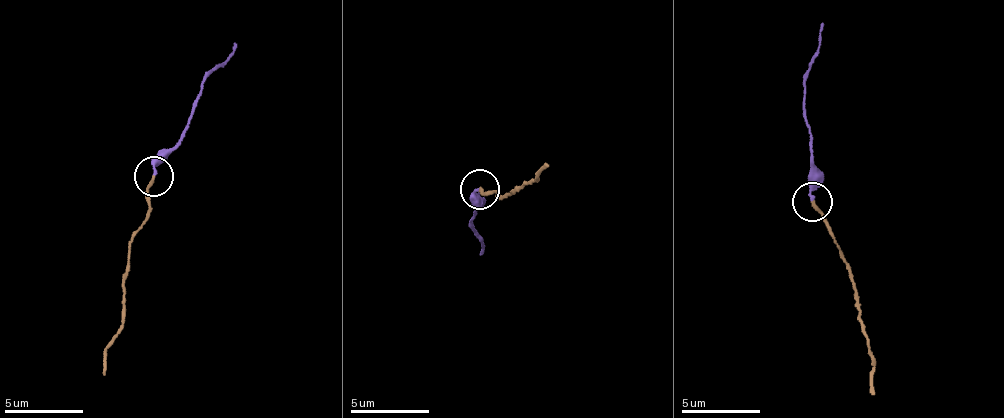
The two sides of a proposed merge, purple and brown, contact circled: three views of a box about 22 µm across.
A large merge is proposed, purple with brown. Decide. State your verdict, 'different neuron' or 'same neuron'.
same neuron

